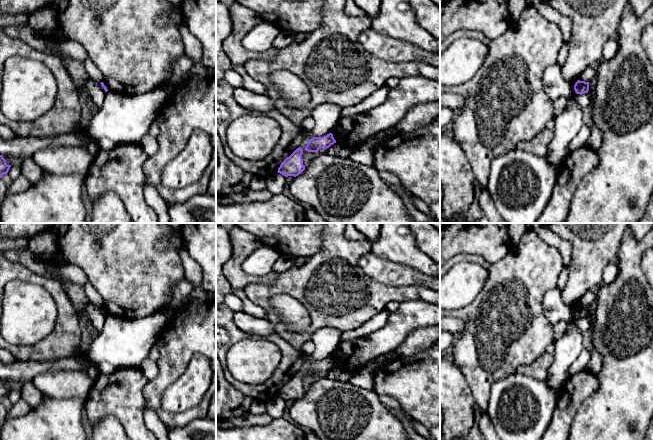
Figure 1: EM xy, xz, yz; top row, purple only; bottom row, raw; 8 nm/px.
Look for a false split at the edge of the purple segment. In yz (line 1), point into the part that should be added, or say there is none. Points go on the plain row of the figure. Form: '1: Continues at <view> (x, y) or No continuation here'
1: No continuation here

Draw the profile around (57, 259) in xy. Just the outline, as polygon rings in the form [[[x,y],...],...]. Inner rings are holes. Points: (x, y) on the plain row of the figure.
[[[58,242],[56,252],[50,258],[46,259],[43,257],[38,257],[38,259],[41,260],[45,265],[50,265],[52,267],[59,267],[66,263],[62,248],[59,242]]]

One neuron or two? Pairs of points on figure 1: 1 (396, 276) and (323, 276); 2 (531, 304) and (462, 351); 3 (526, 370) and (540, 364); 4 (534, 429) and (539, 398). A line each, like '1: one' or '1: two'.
1: two
2: one
3: one
4: one

